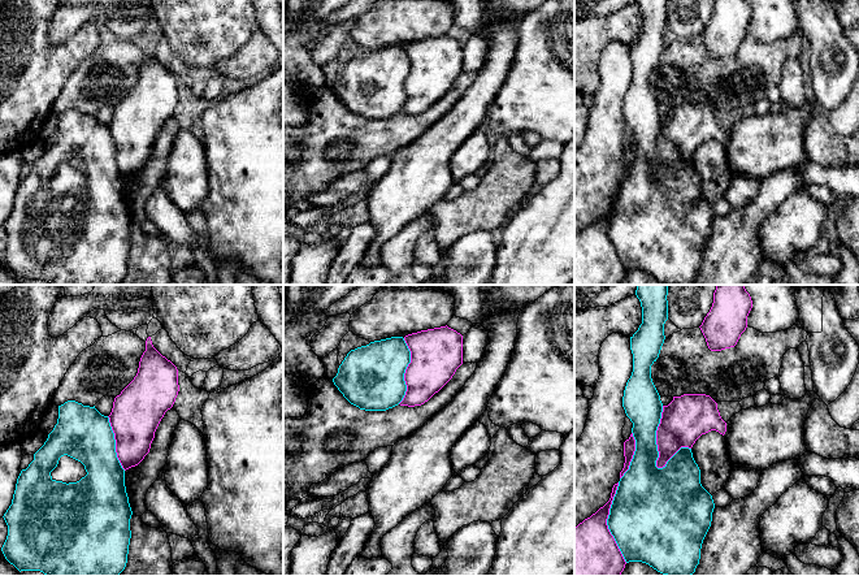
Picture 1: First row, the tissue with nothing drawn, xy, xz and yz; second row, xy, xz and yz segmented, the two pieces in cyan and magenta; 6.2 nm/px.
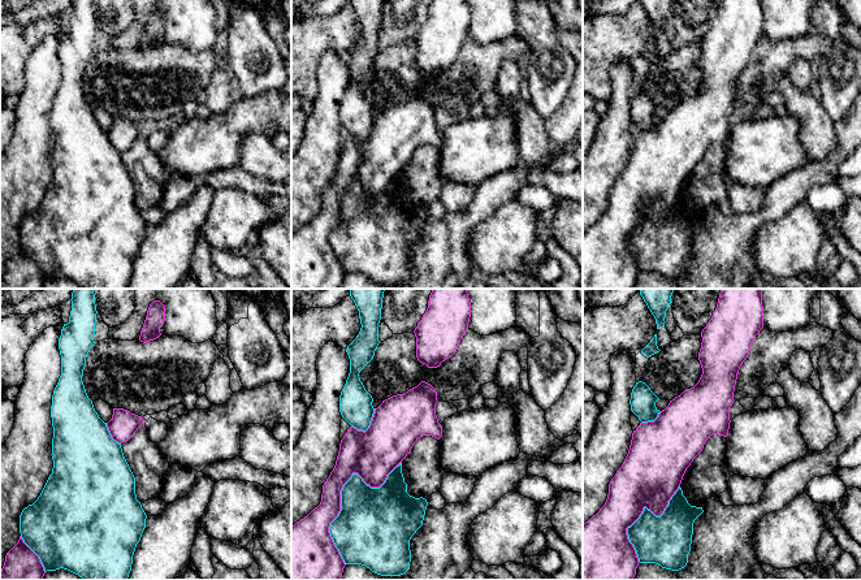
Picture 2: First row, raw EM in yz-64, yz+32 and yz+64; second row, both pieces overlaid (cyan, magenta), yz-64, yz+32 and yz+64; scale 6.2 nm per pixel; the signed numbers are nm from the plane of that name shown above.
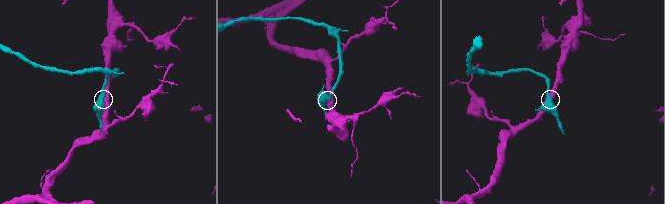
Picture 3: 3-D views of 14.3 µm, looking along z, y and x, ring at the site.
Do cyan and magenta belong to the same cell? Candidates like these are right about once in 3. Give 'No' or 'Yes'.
No

